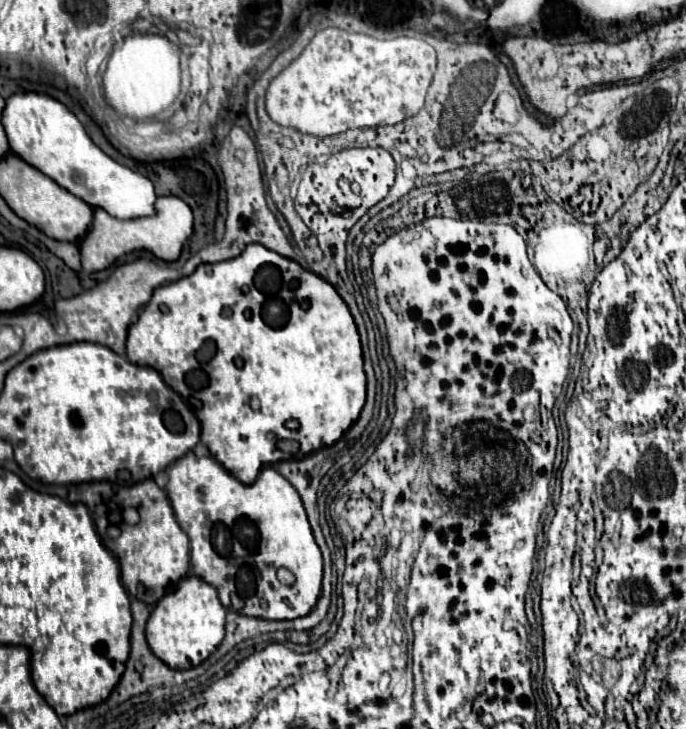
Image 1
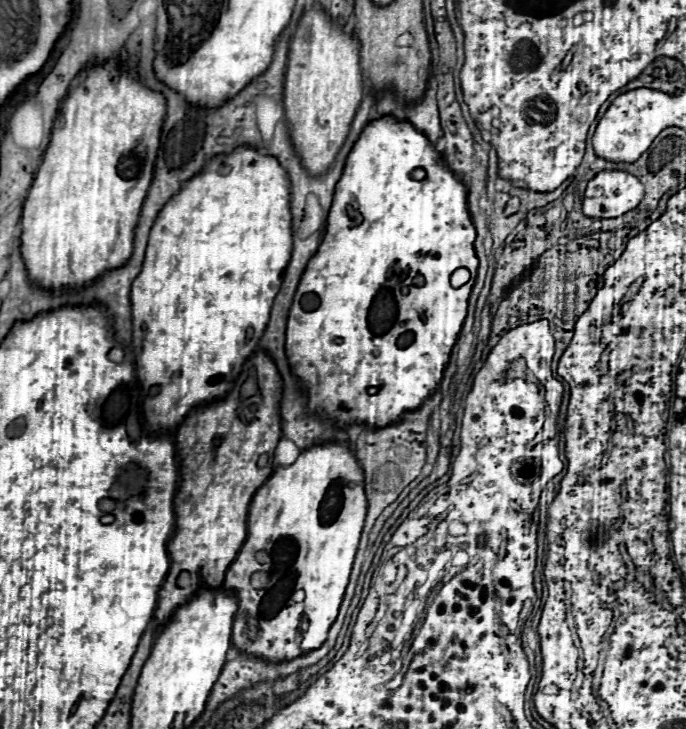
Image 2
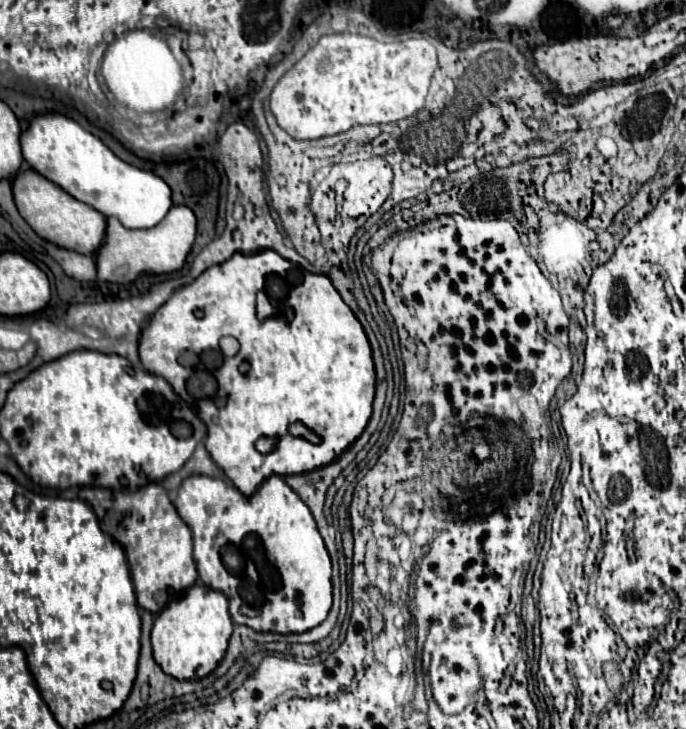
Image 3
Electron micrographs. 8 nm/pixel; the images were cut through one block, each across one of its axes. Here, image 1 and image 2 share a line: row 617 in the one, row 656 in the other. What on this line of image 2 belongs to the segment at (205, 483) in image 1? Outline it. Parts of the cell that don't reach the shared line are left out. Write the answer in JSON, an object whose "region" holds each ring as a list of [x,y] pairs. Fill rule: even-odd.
{"region":[[[348,444],[312,446],[302,450],[294,464],[274,470],[268,482],[252,496],[246,542],[236,560],[228,566],[224,578],[224,590],[232,592],[238,602],[236,620],[232,624],[232,646],[236,650],[248,656],[260,656],[260,660],[268,662],[288,662],[324,644],[344,598],[366,508],[364,474]],[[256,572],[268,574],[268,582],[262,588],[252,586]]]}

